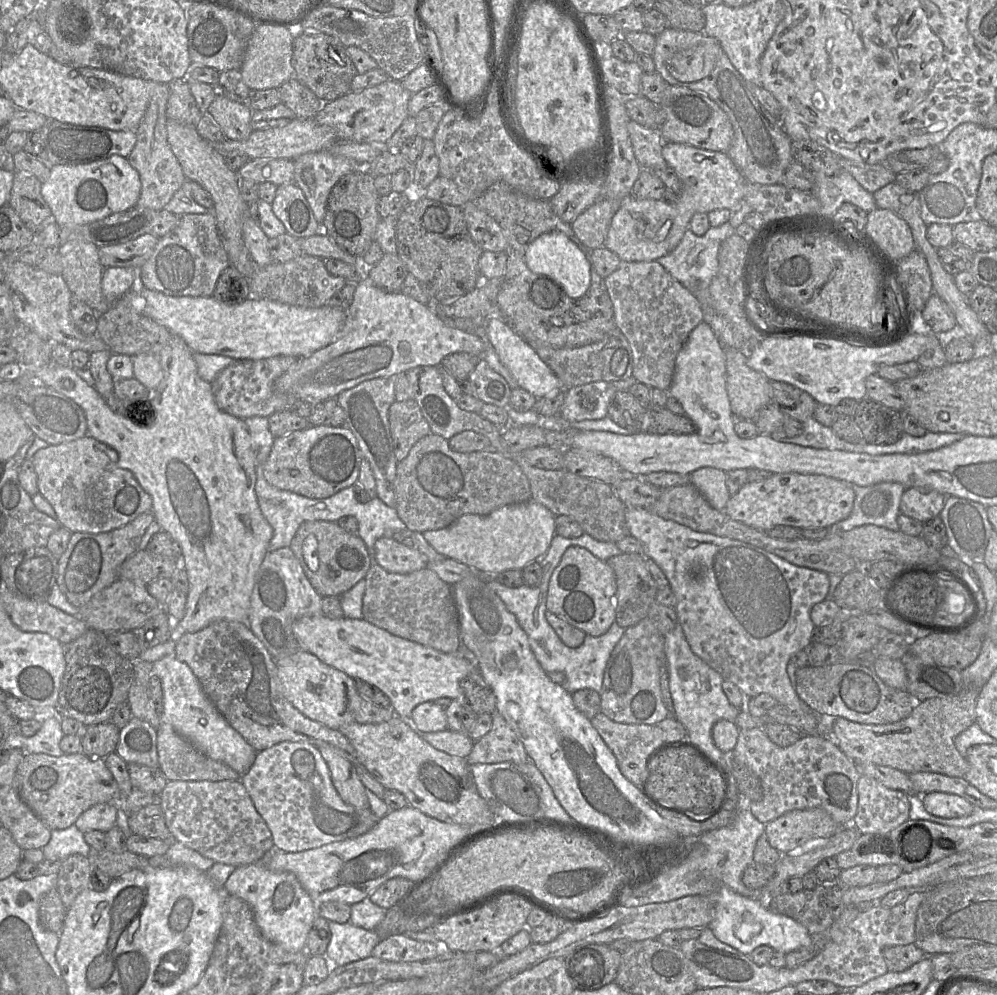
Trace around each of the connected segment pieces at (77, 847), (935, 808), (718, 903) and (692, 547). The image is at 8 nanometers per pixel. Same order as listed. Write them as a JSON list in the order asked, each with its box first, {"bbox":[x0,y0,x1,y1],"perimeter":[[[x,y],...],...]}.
[{"bbox":[42,824,91,861],"perimeter":[[[73,824],[65,829],[51,830],[50,840],[42,851],[45,860],[62,861],[72,854],[88,857],[91,848],[84,840],[84,835]]]},{"bbox":[922,792,974,818],"perimeter":[[[943,792],[922,794],[926,811],[940,818],[962,818],[972,814],[974,806],[966,799]]]},{"bbox":[708,885,811,956],"perimeter":[[[721,885],[708,895],[715,906],[715,916],[708,927],[718,940],[742,954],[749,956],[761,945],[767,945],[774,951],[784,954],[803,947],[811,947],[811,935],[806,927],[788,916],[769,911],[757,899],[742,896]]]},{"bbox":[625,507,830,713],"perimeter":[[[626,507],[625,518],[630,535],[642,543],[645,558],[653,559],[669,580],[672,591],[676,596],[675,610],[678,620],[692,651],[715,669],[724,680],[734,683],[747,697],[766,693],[775,698],[778,704],[785,705],[797,713],[814,712],[797,694],[788,676],[787,665],[793,654],[808,648],[812,643],[815,625],[811,619],[811,609],[815,604],[827,598],[830,585],[829,575],[819,570],[797,566],[771,552],[744,541],[695,531],[673,520],[662,518],[653,513],[649,508]]]}]

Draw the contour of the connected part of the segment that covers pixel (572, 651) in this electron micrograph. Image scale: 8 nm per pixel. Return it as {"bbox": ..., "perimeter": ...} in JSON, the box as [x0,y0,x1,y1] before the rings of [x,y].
{"bbox":[488,532,625,694],"perimeter":[[[585,532],[576,538],[566,538],[556,533],[547,552],[537,560],[543,569],[543,577],[539,586],[530,586],[524,583],[519,587],[508,587],[495,578],[490,579],[488,586],[505,603],[507,609],[515,615],[520,626],[528,636],[530,647],[537,661],[546,673],[563,672],[566,679],[561,686],[570,694],[581,689],[591,689],[600,693],[607,662],[613,649],[623,636],[625,628],[615,621],[603,635],[592,636],[587,634],[584,642],[579,647],[571,648],[562,642],[554,629],[549,625],[545,616],[548,611],[546,601],[551,575],[560,563],[567,548],[574,545],[586,548],[603,561],[607,561],[609,558],[622,553],[615,543],[597,540]]]}

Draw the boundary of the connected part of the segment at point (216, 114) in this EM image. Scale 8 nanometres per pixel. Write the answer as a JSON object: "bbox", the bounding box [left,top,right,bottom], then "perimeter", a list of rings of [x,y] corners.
{"bbox":[207,95,254,140],"perimeter":[[[217,95],[207,115],[220,127],[225,138],[244,140],[254,131],[251,126],[252,111],[248,104]]]}

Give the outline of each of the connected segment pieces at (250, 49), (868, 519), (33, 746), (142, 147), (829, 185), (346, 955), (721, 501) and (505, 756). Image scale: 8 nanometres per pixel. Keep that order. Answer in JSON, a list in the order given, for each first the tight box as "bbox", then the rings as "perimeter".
[{"bbox":[240,24,296,90],"perimeter":[[[256,24],[248,40],[240,72],[244,83],[255,90],[278,89],[286,81],[296,78],[292,66],[293,41],[296,30],[282,26]]]},{"bbox":[830,482,905,532],"perimeter":[[[882,482],[871,486],[853,486],[855,500],[850,515],[833,525],[830,532],[846,532],[863,525],[876,525],[892,531],[900,530],[897,517],[905,486]]]},{"bbox":[9,714,64,756],"perimeter":[[[39,714],[42,716],[41,728],[32,736],[17,735],[17,739],[9,740],[9,747],[18,747],[25,754],[44,753],[52,756],[64,754],[59,743],[64,736],[60,719],[54,714]]]},{"bbox":[127,83,186,210],"perimeter":[[[156,83],[144,119],[136,131],[136,144],[127,158],[130,165],[139,173],[141,181],[141,193],[135,206],[137,208],[163,210],[186,179],[182,167],[167,140],[166,104],[168,98],[168,84]]]},{"bbox":[811,170,877,217],"perimeter":[[[841,170],[833,176],[813,175],[814,186],[811,192],[820,202],[821,214],[833,217],[845,202],[866,212],[877,208],[873,193],[863,188],[847,171]]]},{"bbox":[324,921,381,966],"perimeter":[[[329,921],[329,928],[331,939],[324,959],[332,959],[338,966],[371,956],[374,947],[381,940],[374,930],[366,930],[350,922]]]},{"bbox":[689,467,731,511],"perimeter":[[[702,467],[689,475],[690,484],[696,487],[709,504],[724,511],[731,494],[726,485],[727,473],[713,467]]]},{"bbox":[467,713,529,765],"perimeter":[[[493,713],[490,731],[473,743],[467,757],[469,765],[513,762],[524,764],[529,757],[522,742],[507,724],[502,715]]]}]

